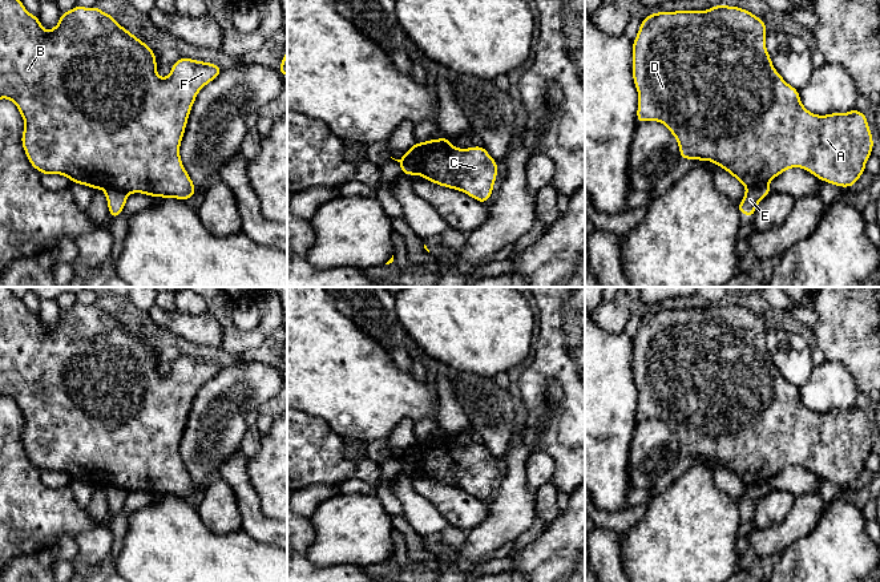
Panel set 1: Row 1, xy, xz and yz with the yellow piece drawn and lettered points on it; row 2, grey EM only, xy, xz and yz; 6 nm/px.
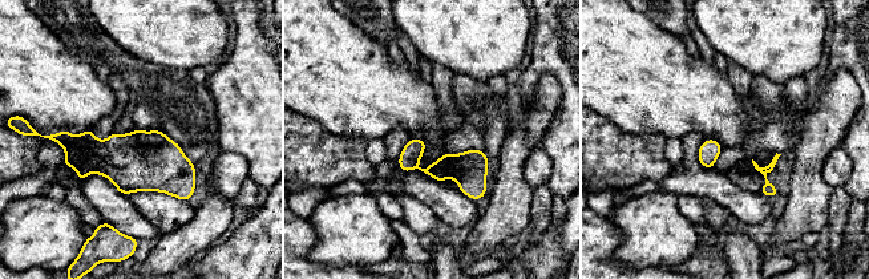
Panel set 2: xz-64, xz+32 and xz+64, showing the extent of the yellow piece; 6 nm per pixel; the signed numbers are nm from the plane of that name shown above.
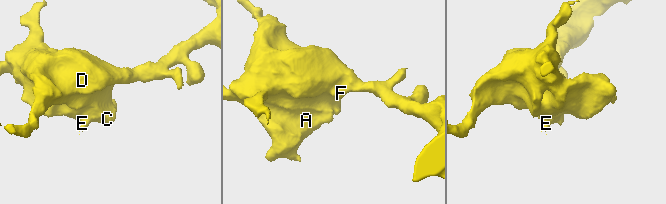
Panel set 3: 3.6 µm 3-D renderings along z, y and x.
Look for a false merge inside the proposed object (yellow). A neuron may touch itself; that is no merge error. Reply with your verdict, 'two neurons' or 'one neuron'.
two neurons

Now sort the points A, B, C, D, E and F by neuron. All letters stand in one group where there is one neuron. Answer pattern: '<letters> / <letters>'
A B C D F / E

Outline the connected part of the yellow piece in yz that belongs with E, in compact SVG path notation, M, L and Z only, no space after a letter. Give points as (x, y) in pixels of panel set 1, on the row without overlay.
M767 482L758 486L747 486L742 500L738 502L739 512L754 516L758 501L771 490Z

